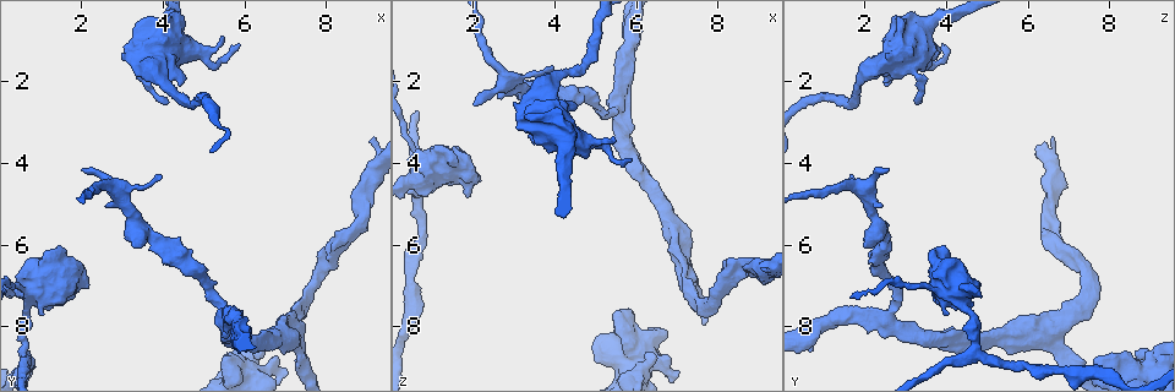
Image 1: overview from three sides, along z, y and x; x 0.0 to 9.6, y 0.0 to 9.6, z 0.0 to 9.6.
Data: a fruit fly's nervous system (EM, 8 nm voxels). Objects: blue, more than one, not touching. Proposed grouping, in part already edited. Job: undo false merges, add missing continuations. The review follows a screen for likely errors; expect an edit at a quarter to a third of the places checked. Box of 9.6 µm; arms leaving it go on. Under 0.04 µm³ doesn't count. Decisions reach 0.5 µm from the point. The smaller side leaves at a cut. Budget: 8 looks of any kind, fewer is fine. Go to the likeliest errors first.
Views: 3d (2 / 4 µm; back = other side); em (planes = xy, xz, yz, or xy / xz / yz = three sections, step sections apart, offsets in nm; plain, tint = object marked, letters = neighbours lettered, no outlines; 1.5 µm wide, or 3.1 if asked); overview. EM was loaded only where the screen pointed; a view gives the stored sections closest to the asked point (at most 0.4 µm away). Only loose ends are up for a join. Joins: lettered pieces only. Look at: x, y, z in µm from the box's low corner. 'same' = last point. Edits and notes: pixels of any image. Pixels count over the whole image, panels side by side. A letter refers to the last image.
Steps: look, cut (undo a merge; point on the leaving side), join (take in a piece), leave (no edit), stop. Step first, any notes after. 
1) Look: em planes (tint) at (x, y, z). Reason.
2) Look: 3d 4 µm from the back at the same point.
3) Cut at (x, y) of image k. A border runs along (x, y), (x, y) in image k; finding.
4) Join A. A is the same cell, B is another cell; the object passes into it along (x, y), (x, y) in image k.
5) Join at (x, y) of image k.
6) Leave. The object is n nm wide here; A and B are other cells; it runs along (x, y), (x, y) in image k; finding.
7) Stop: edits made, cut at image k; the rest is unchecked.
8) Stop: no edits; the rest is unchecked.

Look: 3d 2 µm at (1.95, 4.15, 2.50). Branch stops here.

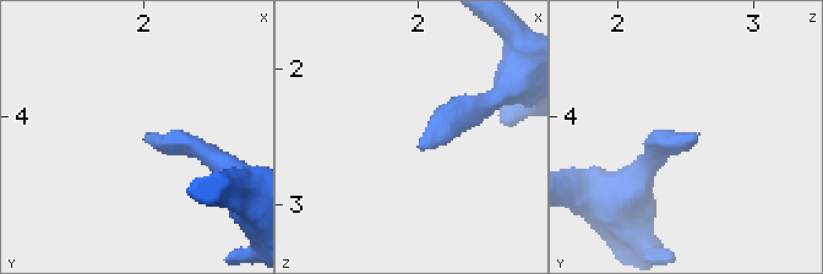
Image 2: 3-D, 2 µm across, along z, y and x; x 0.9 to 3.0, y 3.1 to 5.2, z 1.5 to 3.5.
Look: em planes (tint) at (1.98, 4.16, 2.56).

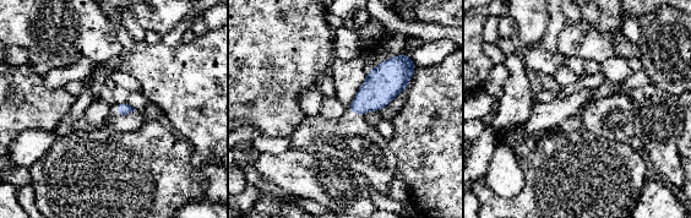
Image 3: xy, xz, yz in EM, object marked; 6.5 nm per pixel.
Look: em planes (letters) at the same point.

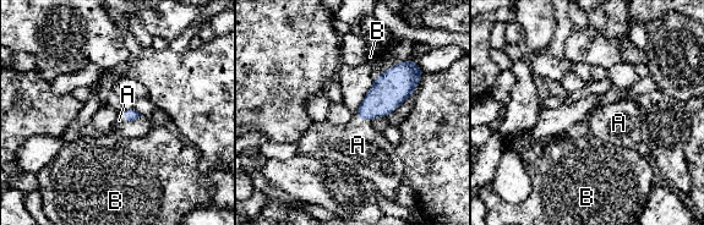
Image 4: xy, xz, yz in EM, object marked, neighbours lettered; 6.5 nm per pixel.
Join A. A is the same cell, B is another cell; the object passes into it along (388, 91), (363, 118), (358, 144) in image 4; the neuron continues.

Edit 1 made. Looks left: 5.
Look: overview.

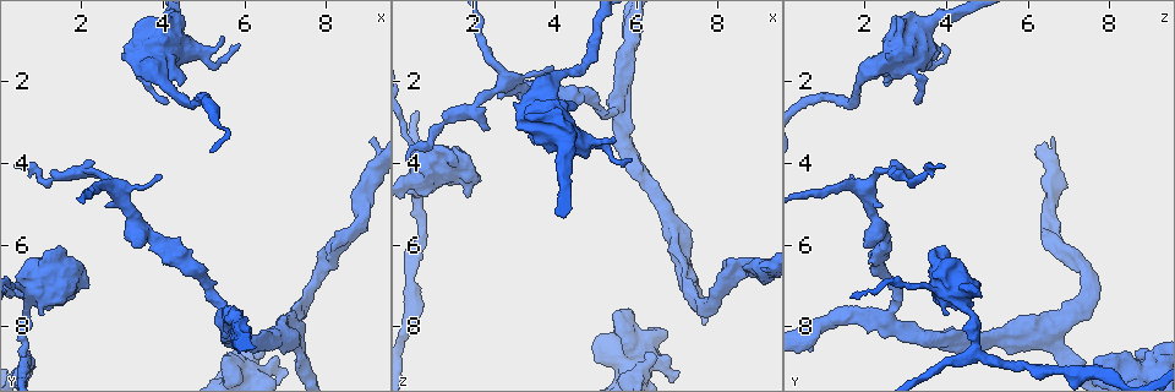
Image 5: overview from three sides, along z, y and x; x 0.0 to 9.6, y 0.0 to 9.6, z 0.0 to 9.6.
Look: 3d 4 µm at (0.80, 7.15, 3.90). Calibre changes.

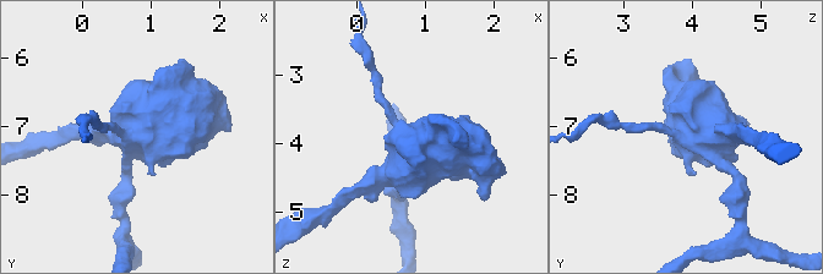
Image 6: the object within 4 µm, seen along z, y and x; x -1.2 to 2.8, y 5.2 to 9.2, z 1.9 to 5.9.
Look: em planes (tint) at (0.70, 7.10, 3.85).

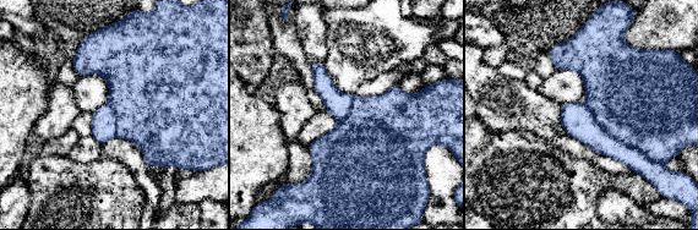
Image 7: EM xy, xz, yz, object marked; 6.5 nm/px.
Look: em planes (letters) at the same point. What lies round it.

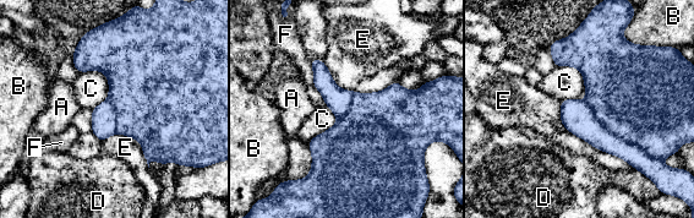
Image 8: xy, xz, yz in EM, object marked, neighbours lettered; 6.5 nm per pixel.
Cut at (635, 103) of image 8. A, B, C, D, E and F are other cells; a border runs along (584, 102), (605, 127), (651, 157) in image 8; two neurons meet here.

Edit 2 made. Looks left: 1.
Look: em planes (letters) at (6.75, 8.80, 8.60). Branch stops here.

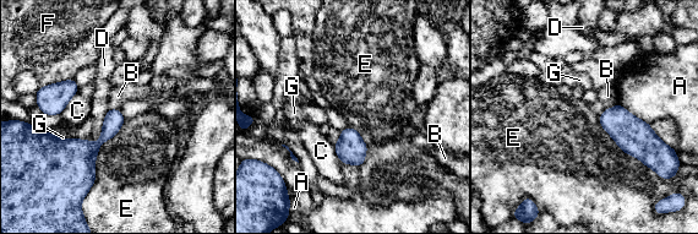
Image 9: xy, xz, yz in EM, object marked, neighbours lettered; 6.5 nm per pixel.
Leave. A, B, C, D, E, F and G are other cells; a border runs along (126, 119), (101, 146), (86, 194) in image 9; no lettered piece goes on from it.

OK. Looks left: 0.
Stop: edits made, join at image 4, cut at image 8; the rest is unchecked.

